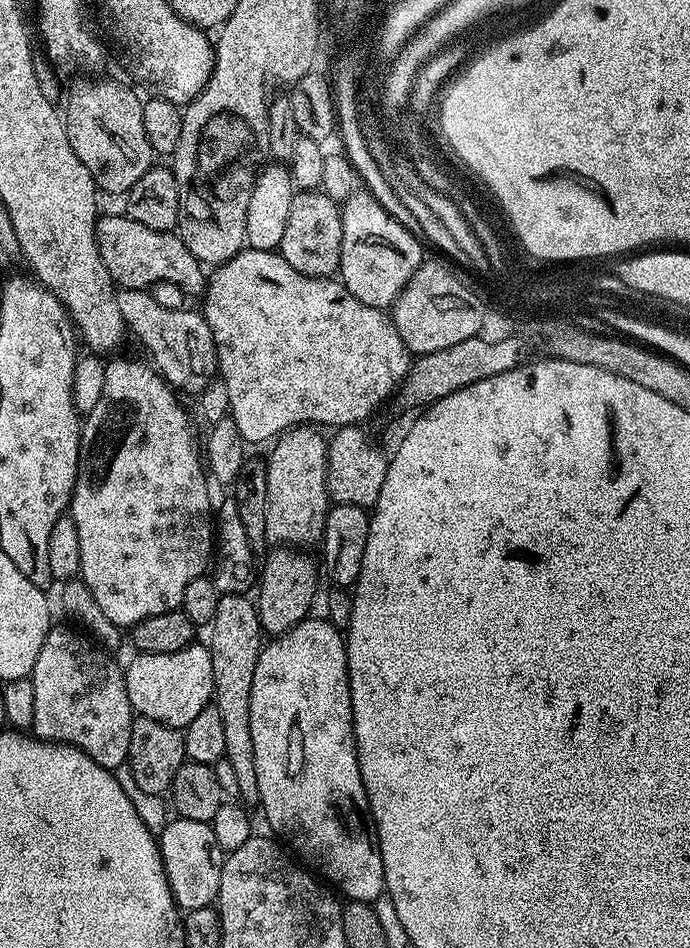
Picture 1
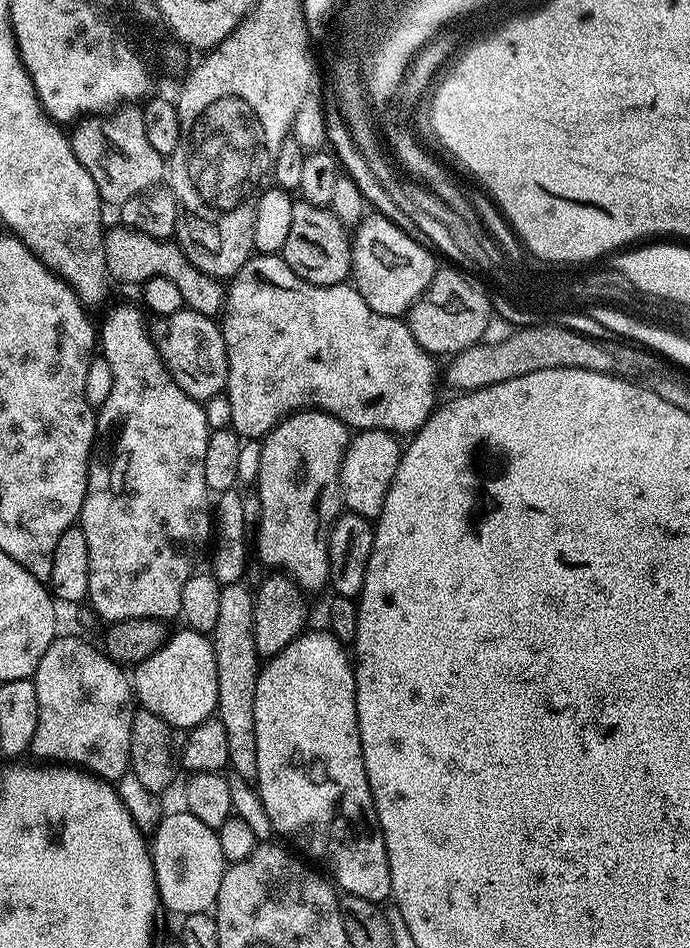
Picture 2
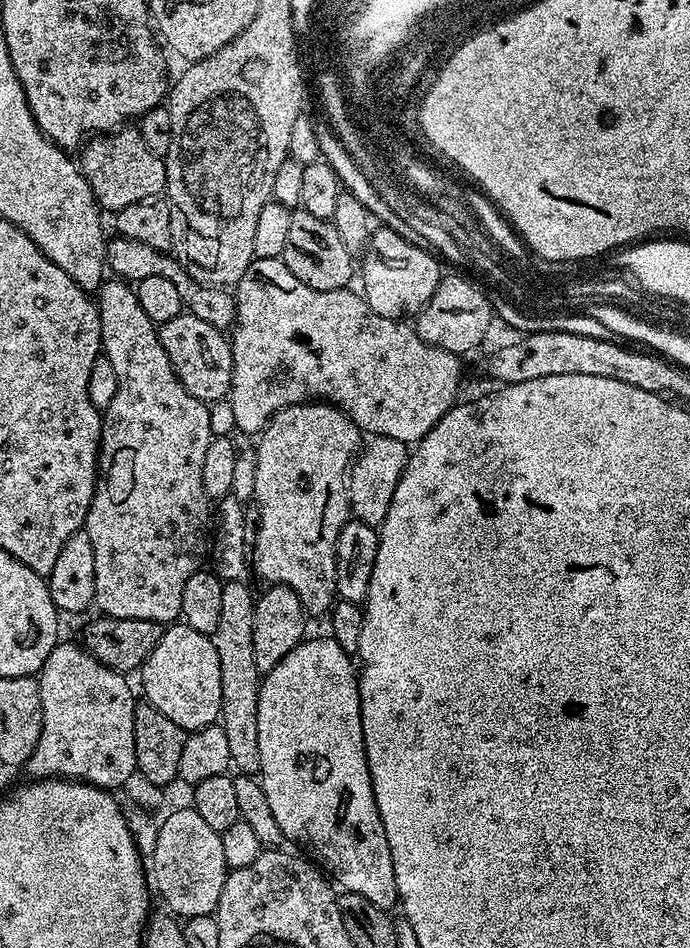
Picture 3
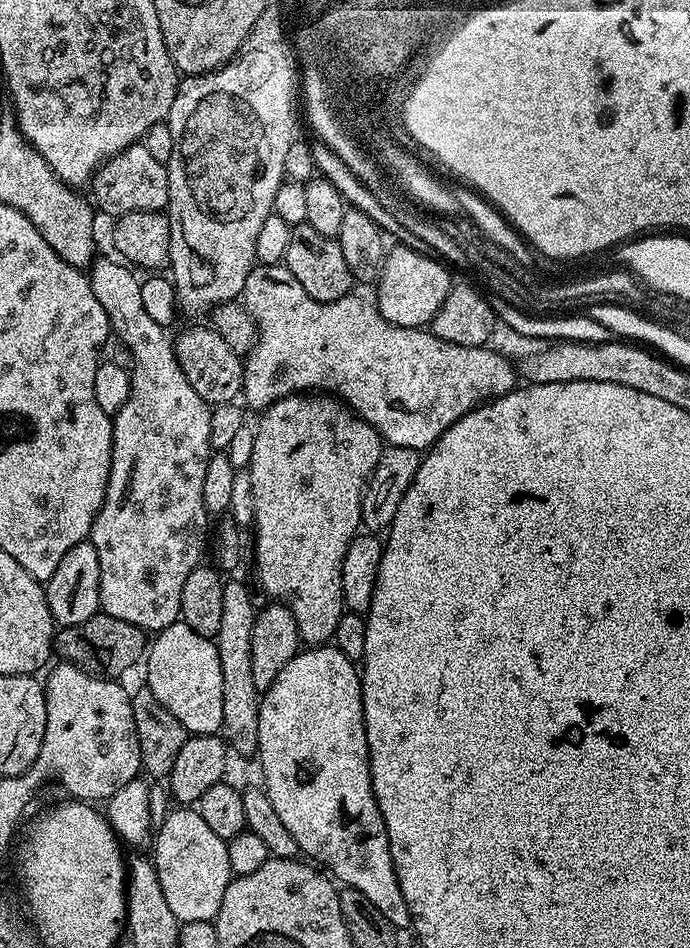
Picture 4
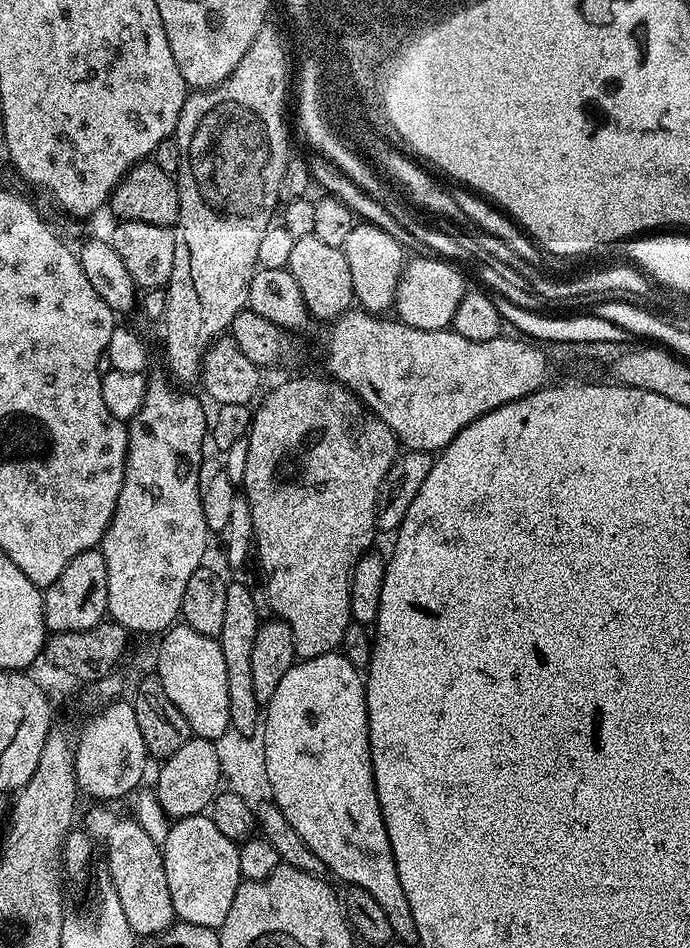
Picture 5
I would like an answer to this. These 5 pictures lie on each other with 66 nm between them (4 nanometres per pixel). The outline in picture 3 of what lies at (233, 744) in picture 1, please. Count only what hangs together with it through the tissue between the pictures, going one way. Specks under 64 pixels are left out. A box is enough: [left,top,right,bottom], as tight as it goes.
[215,580,262,776]

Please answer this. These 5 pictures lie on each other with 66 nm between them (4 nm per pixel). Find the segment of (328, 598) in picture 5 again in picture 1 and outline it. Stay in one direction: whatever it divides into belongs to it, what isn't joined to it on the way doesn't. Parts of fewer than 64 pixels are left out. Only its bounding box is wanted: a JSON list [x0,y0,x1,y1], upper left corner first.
[266,426,330,546]

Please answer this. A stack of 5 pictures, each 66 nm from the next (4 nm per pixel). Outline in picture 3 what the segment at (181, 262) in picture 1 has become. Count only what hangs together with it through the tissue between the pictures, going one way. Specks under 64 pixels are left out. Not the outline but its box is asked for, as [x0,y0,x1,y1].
[105,236,236,330]

